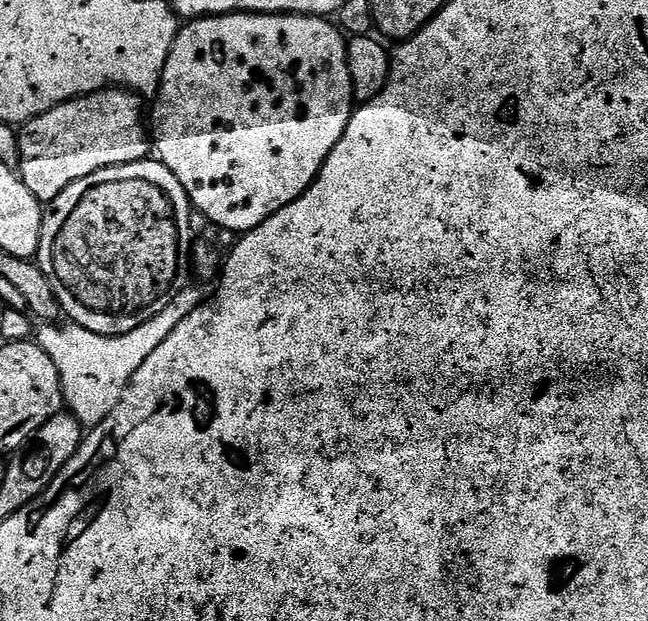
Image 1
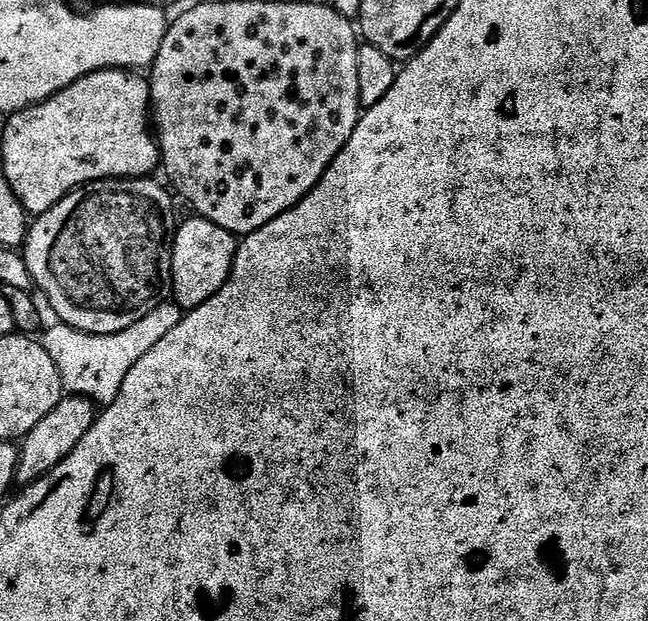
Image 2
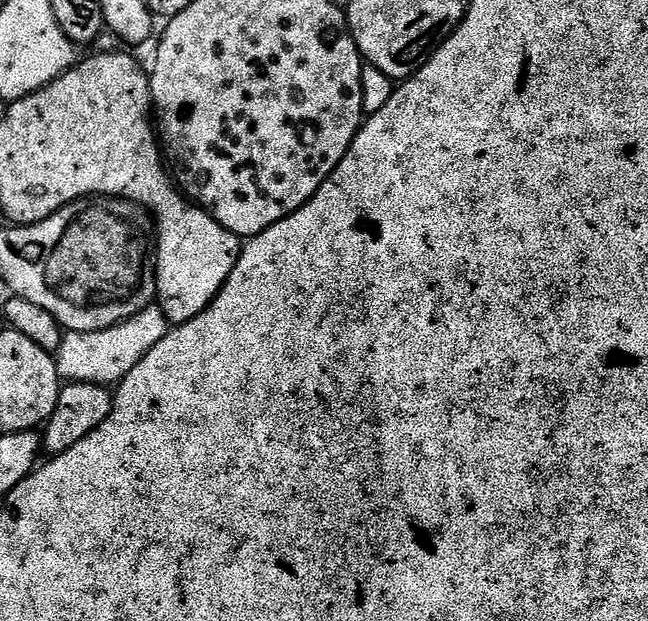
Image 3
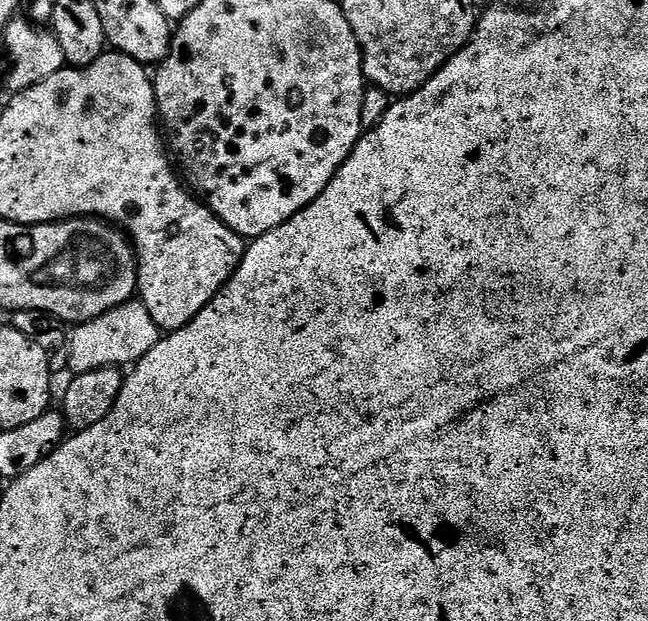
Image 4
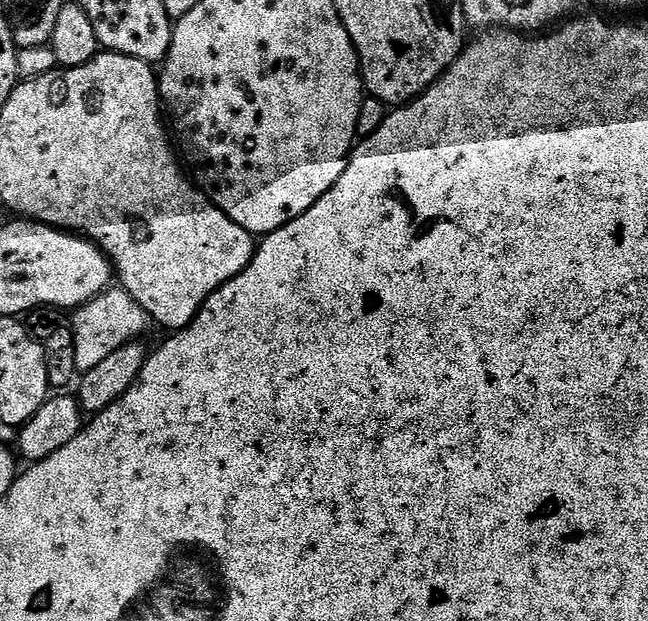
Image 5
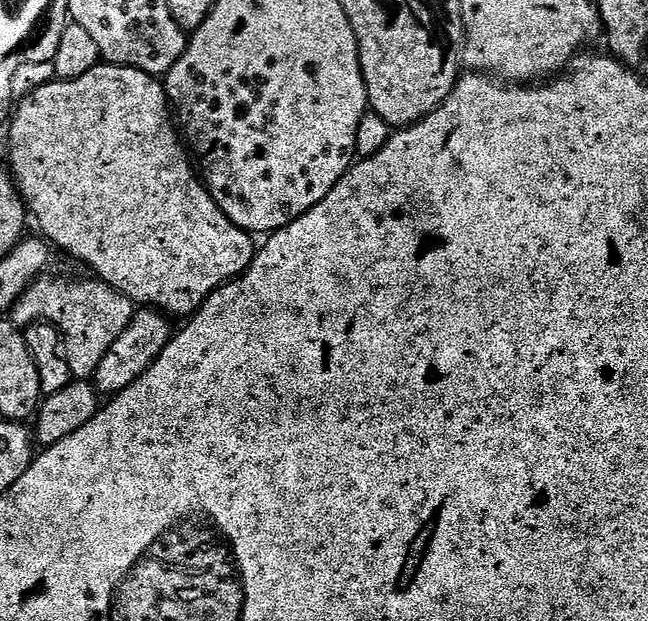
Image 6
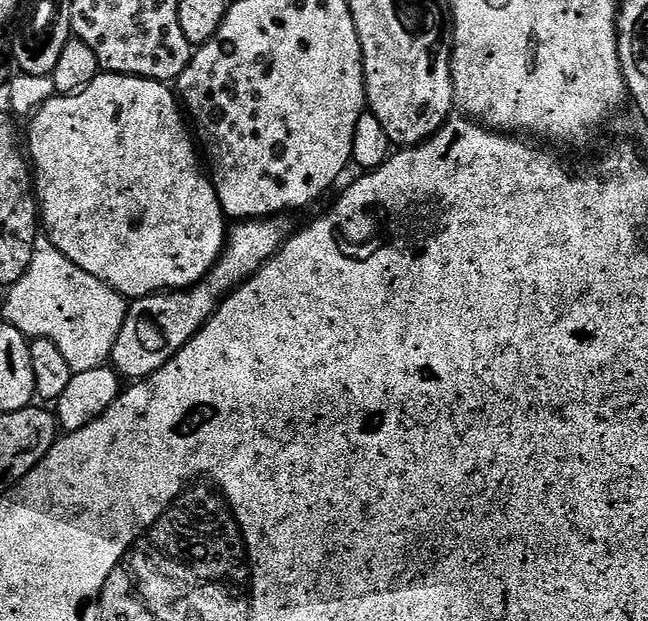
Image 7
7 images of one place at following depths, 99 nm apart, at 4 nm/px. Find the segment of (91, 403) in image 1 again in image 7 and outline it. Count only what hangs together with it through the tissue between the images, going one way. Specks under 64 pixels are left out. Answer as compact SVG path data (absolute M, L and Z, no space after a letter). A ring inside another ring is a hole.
M47 235L36 238L36 251L32 261L4 296L2 319L10 326L22 330L29 341L49 340L58 346L73 372L105 367L112 359L118 330L128 313L129 301L117 294L106 282L86 274L82 266L70 262L66 254L52 247Z

